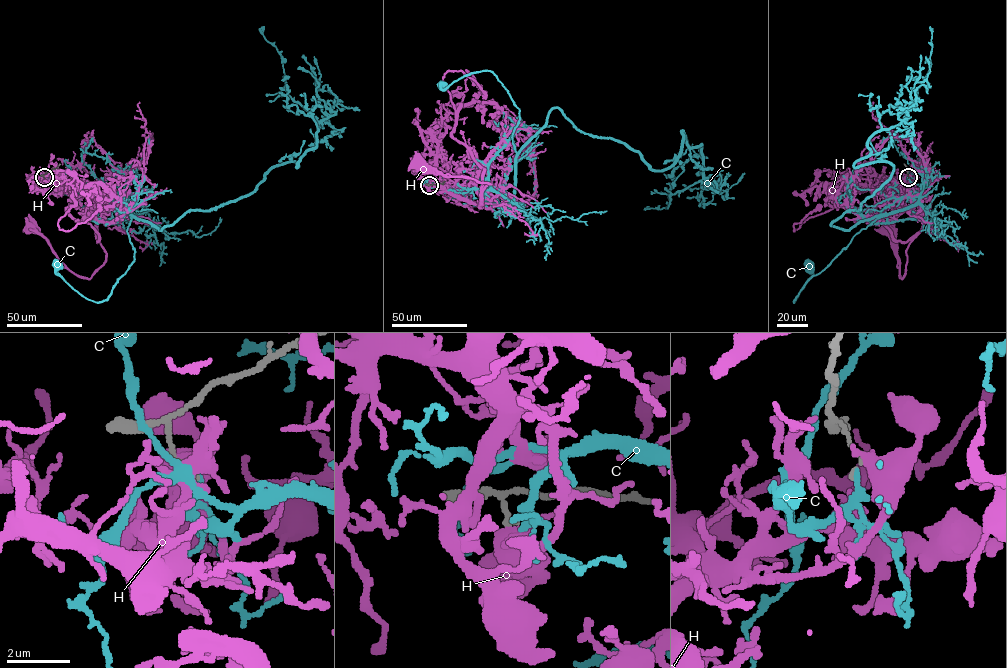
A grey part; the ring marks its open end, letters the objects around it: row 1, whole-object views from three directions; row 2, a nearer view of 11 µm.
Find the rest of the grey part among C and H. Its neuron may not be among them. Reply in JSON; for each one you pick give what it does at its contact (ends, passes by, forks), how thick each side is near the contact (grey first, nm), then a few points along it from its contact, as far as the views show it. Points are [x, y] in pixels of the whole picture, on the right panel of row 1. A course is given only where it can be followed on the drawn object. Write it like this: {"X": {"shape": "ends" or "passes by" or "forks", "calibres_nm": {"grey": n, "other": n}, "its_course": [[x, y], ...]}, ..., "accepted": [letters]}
{"C": {"shape": "passes by", "calibres_nm": {"grey": 120, "other": 180}, "its_course": [[908, 177], [912, 216], [922, 219], [925, 211], [917, 204], [875, 219], [794, 302], [813, 274], [809, 264]]}, "accepted": ["C"]}

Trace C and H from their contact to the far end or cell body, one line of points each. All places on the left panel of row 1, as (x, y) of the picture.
C: (44, 177), (69, 185), (91, 215), (124, 219), (129, 204), (134, 260), (106, 299), (81, 296), (58, 264)
H: (43, 177), (42, 184), (48, 188), (95, 199), (95, 231), (106, 262), (90, 278), (78, 276), (32, 228)

